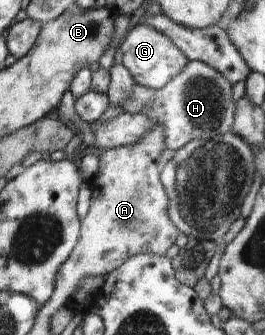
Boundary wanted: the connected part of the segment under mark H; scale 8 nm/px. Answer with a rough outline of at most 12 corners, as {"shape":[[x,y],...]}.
{"shape":[[189,60],[161,89],[135,83],[123,112],[165,129],[165,147],[235,125],[235,88]]}

